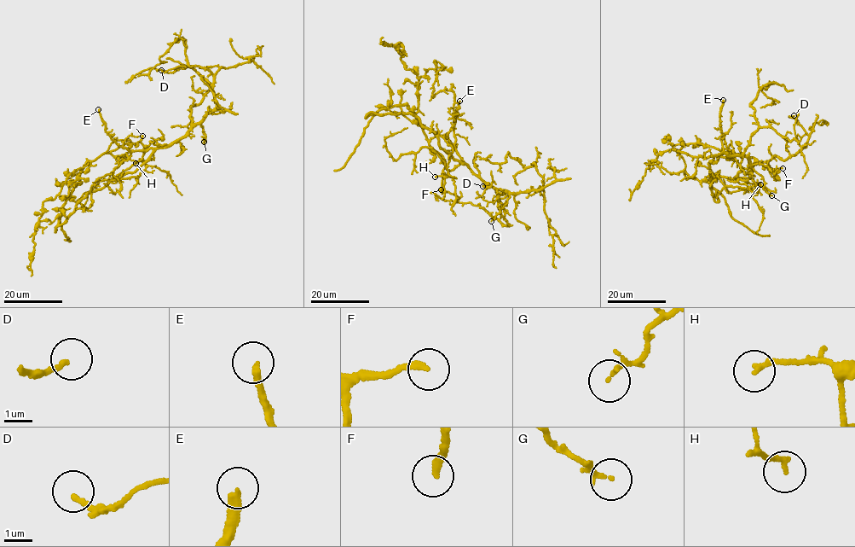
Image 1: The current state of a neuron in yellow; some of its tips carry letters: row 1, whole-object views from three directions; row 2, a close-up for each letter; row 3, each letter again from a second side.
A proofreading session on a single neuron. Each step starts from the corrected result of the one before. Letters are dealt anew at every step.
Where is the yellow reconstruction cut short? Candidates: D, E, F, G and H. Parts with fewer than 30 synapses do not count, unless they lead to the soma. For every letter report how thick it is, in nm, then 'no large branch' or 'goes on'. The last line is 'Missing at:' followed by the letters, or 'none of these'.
D: 180 nm thick; no large branch
E: 280 nm thick; goes on
F: 220 nm thick; goes on
G: 110 nm thick; no large branch
H: 190 nm thick; no large branch
Missing at: E, F

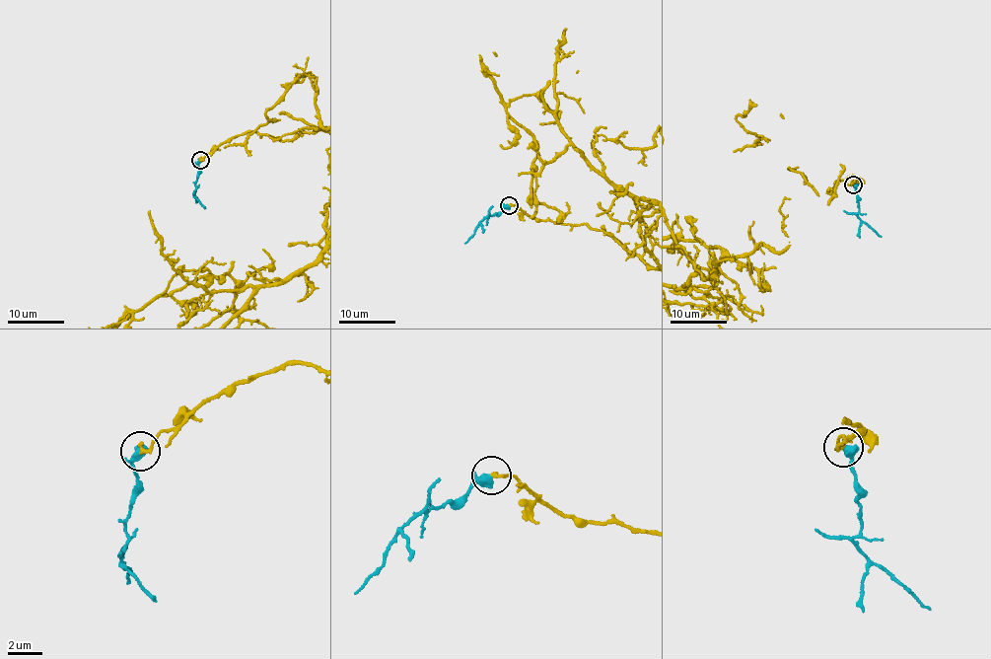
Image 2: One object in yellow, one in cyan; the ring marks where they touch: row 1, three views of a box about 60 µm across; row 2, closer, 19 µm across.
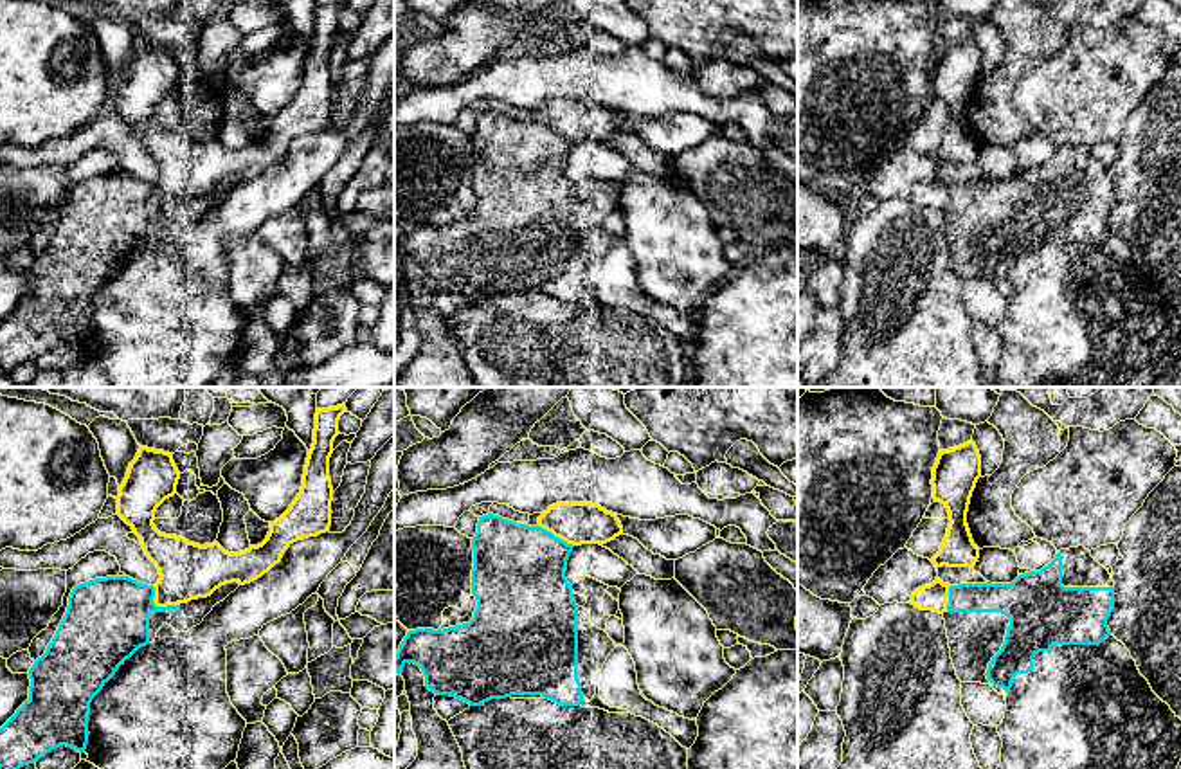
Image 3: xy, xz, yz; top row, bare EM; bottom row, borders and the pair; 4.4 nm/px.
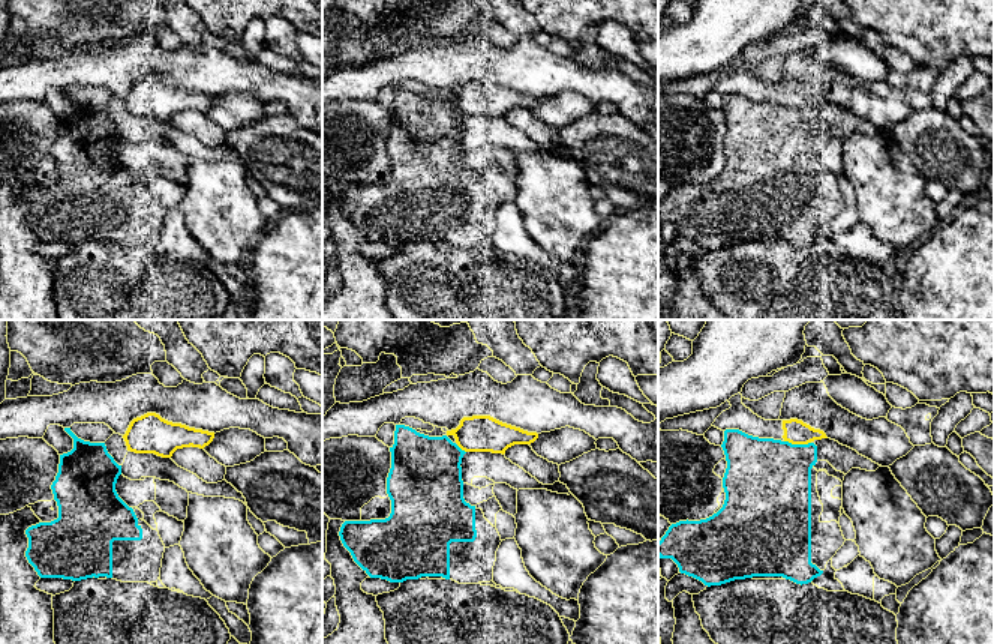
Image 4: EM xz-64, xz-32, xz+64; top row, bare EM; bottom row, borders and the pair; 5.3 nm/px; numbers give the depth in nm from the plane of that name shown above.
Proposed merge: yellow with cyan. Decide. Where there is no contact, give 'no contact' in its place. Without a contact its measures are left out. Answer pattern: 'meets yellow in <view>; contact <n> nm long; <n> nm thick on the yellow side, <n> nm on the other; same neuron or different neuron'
meets yellow in xy; contact 150 nm long; 260 nm thick on the yellow side, 380 nm on the other; different neuron

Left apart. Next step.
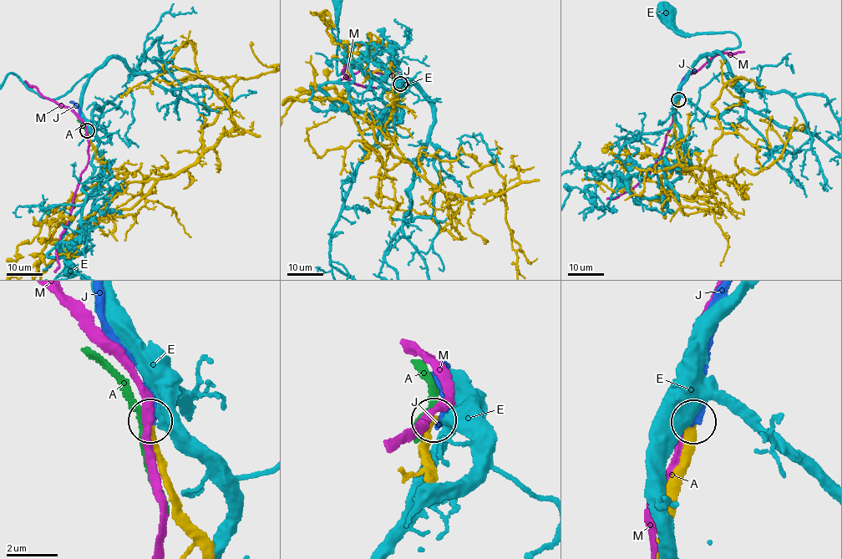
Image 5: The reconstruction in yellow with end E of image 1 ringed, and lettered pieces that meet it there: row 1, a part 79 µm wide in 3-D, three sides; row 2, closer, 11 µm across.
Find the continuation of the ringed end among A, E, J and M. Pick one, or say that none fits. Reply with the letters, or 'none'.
none

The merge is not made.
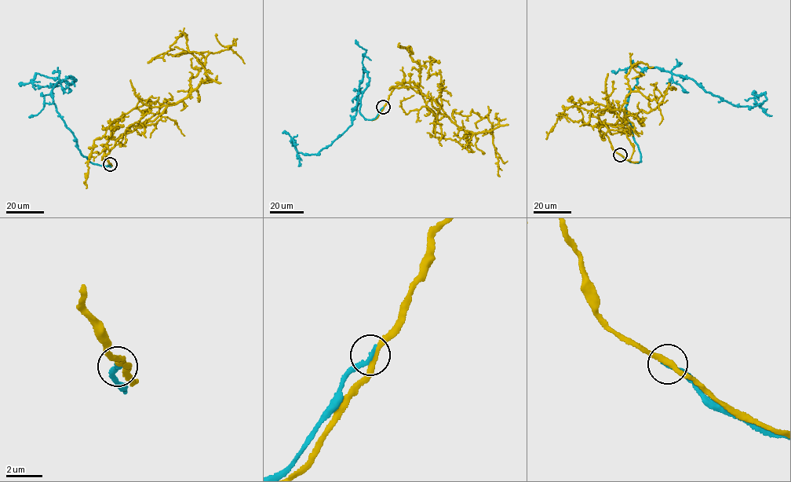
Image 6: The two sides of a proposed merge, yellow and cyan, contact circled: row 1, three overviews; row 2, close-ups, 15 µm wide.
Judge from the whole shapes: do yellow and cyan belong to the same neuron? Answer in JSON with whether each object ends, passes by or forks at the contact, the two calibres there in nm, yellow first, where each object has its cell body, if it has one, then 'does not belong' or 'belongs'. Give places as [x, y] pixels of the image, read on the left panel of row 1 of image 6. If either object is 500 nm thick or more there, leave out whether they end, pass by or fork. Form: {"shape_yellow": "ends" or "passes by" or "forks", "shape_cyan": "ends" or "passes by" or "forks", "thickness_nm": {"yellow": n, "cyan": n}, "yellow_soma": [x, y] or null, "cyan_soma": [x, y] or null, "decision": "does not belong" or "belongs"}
{"shape_yellow": "passes by", "shape_cyan": "ends", "thickness_nm": {"yellow": 280, "cyan": 280}, "yellow_soma": null, "cyan_soma": null, "decision": "does not belong"}

